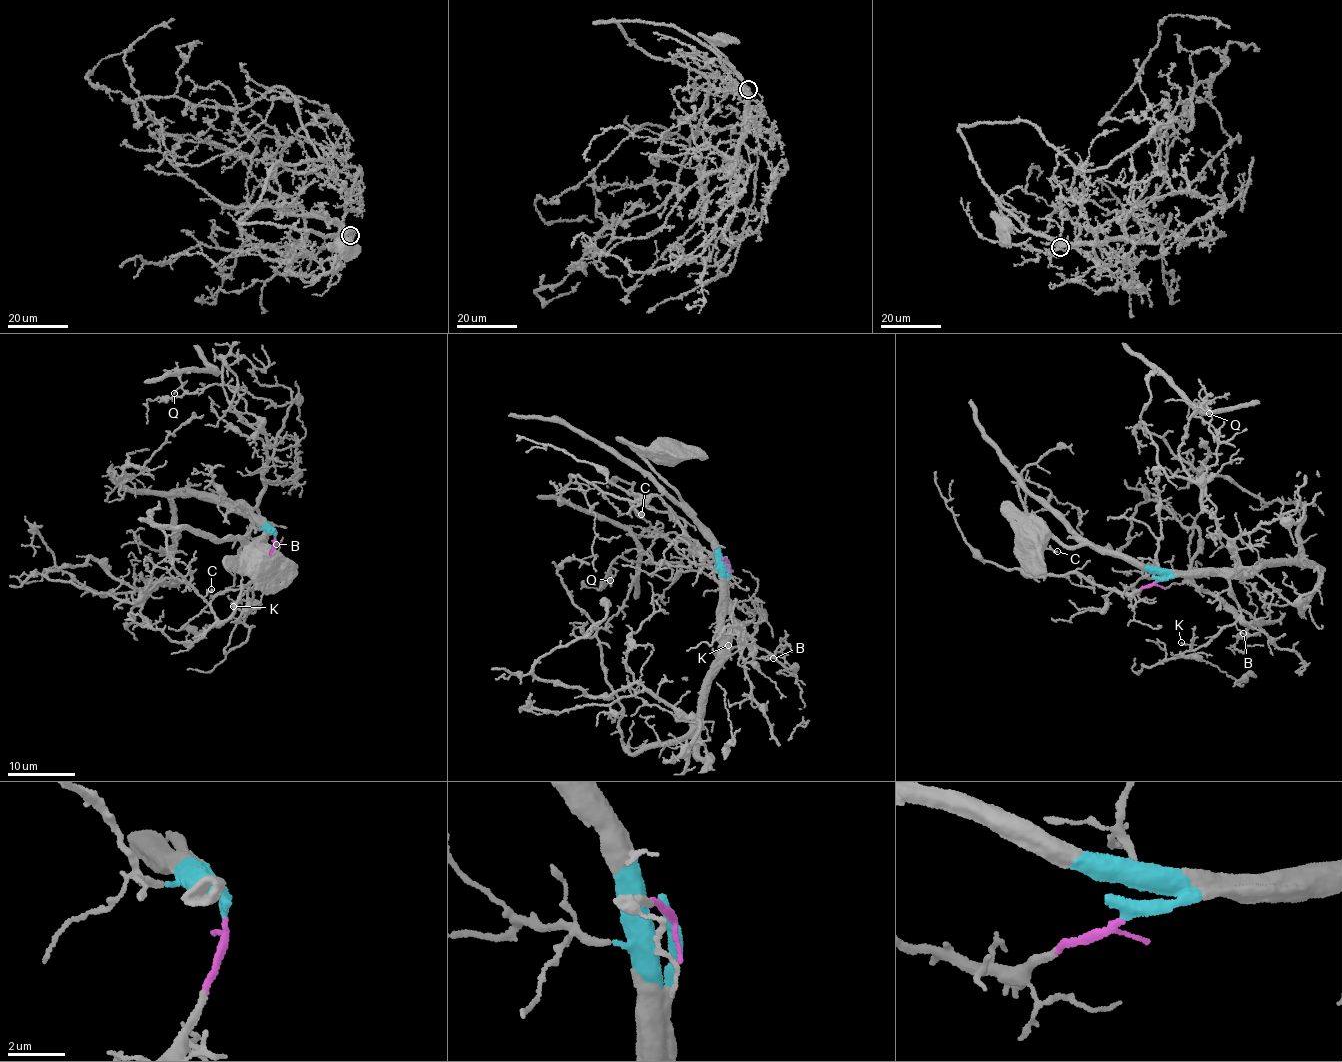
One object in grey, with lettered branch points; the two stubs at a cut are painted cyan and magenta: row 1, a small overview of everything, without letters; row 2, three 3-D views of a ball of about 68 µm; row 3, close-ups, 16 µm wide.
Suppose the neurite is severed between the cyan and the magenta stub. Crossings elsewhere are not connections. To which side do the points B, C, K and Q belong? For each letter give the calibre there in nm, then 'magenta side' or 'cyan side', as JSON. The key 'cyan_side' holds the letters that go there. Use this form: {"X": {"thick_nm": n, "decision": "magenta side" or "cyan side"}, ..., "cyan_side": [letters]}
{"B": {"thick_nm": 140, "decision": "cyan side"}, "C": {"thick_nm": 150, "decision": "magenta side"}, "K": {"thick_nm": 110, "decision": "cyan side"}, "Q": {"thick_nm": 110, "decision": "cyan side"}, "cyan_side": ["B", "K", "Q"]}

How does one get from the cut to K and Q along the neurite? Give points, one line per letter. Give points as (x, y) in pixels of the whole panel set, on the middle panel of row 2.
K: (728, 563), (723, 626), (739, 634), (747, 662), (756, 650), (746, 646), (732, 654), (727, 645)
Q: (728, 563), (724, 630), (732, 631), (740, 626), (699, 552), (682, 563), (618, 557), (610, 580)

